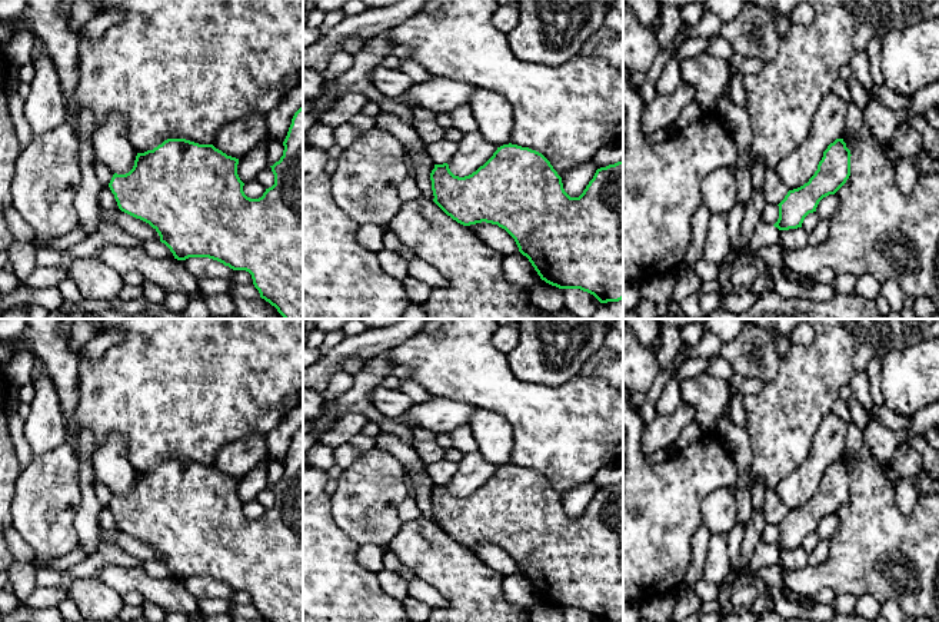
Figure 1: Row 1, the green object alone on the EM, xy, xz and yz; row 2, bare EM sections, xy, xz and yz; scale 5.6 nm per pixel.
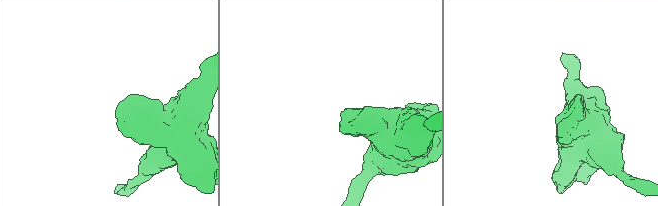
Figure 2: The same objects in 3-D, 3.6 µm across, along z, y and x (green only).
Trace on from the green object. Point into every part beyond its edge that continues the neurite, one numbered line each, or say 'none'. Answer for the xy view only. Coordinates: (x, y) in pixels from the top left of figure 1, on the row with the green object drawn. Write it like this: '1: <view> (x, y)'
none

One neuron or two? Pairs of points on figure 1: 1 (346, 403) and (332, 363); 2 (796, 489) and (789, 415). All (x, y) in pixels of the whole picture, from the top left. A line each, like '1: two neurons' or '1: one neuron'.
1: two neurons
2: two neurons

